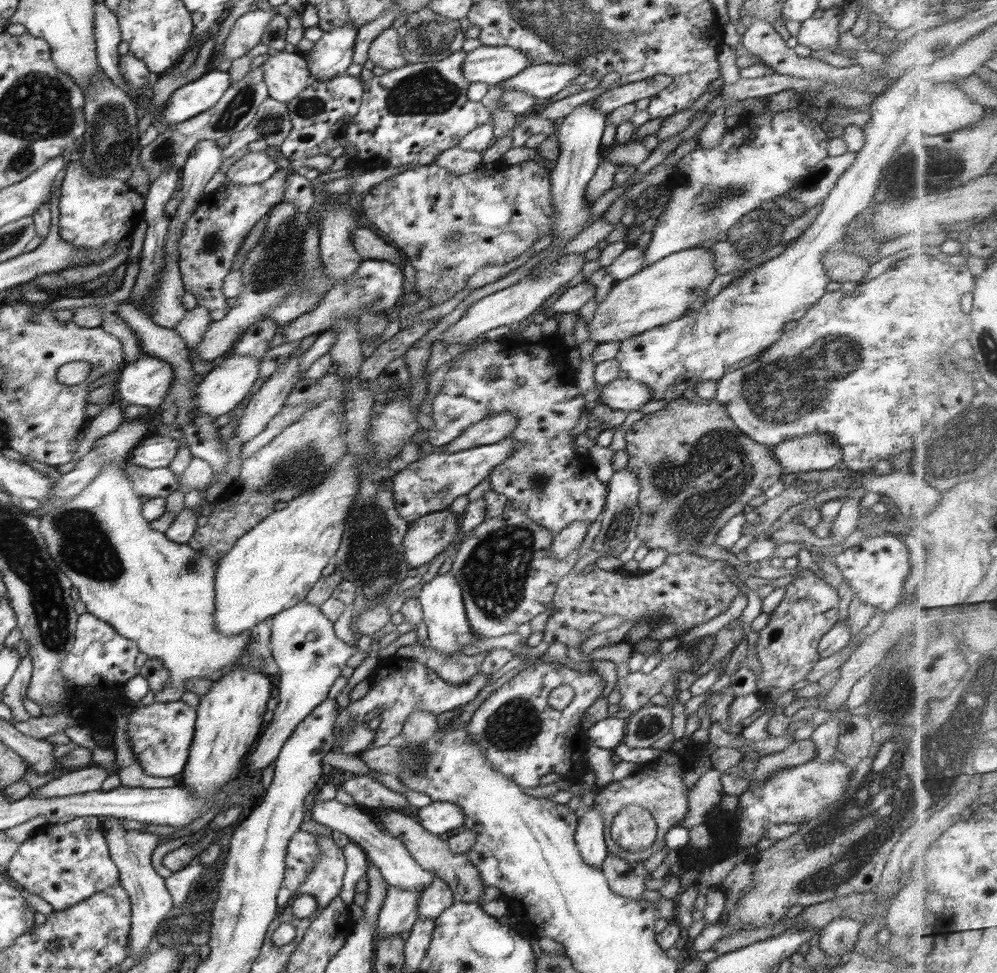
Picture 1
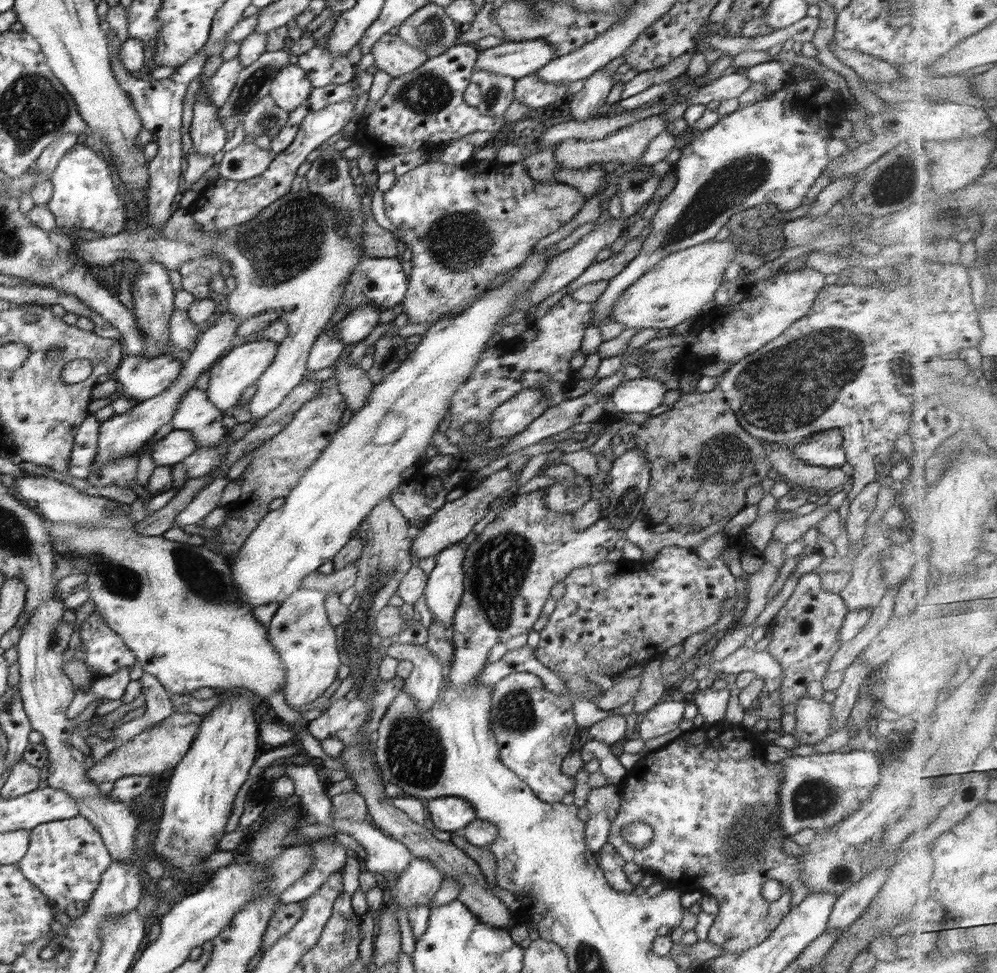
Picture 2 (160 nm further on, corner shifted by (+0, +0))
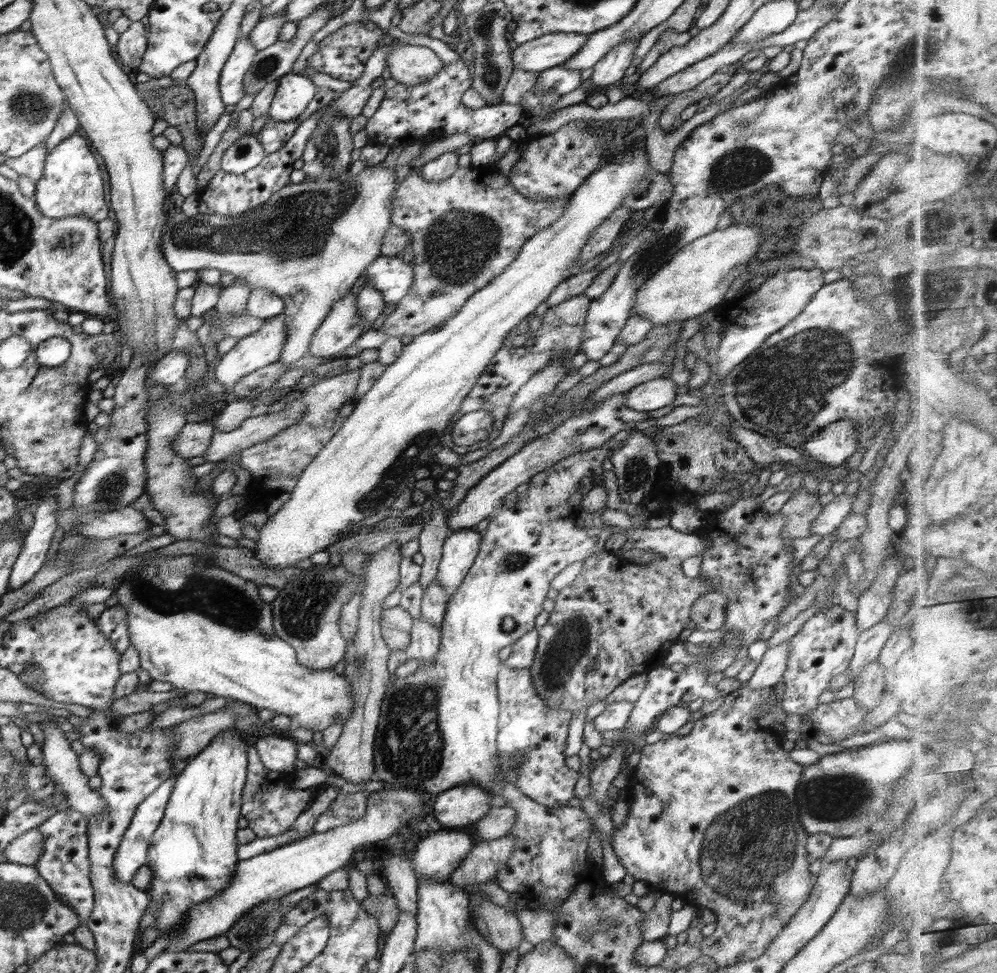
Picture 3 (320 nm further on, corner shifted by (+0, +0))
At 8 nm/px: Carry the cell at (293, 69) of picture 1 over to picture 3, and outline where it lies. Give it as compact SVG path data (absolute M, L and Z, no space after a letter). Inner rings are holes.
M290 72L281 76L268 111L276 122L288 122L300 116L315 97L317 86L302 73Z

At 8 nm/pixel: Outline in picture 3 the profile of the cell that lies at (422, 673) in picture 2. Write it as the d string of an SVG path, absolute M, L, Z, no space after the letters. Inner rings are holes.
M416 617L411 631L410 644L402 650L392 650L387 660L388 671L394 673L396 669L412 658L418 659L419 666L424 663L433 663L436 651L441 643L441 631L434 623Z

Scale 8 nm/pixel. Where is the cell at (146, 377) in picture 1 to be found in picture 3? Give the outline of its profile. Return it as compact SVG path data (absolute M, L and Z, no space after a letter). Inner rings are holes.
M172 349L166 356L163 356L155 368L147 373L147 380L152 385L168 385L180 383L185 377L189 360L192 358L190 354L181 350Z

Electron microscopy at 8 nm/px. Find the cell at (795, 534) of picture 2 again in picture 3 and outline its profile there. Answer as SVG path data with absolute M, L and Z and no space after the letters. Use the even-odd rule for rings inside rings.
M840 494L833 499L829 505L823 506L820 514L811 526L813 534L826 536L839 528L840 524L852 510L852 503L856 500L855 496Z

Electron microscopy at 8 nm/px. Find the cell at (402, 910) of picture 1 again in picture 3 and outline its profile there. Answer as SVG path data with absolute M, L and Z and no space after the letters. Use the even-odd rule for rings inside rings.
M463 829L430 831L414 851L411 859L414 872L436 882L448 881L475 843L472 834Z

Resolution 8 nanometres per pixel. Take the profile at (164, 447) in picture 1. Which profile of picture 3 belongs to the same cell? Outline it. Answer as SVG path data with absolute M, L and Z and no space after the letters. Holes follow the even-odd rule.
M192 420L180 429L173 442L173 447L182 458L191 459L203 456L209 449L215 427L208 420Z

